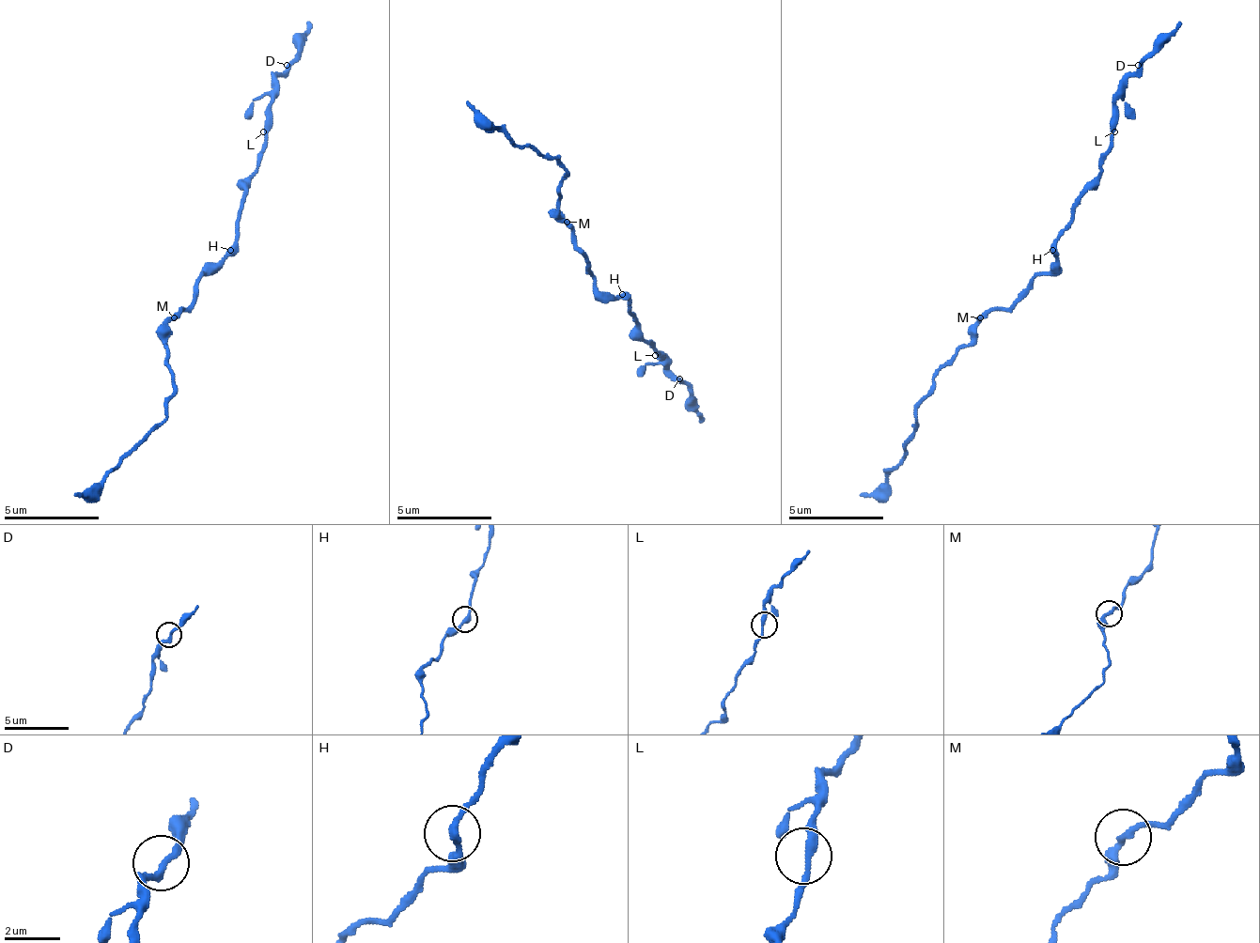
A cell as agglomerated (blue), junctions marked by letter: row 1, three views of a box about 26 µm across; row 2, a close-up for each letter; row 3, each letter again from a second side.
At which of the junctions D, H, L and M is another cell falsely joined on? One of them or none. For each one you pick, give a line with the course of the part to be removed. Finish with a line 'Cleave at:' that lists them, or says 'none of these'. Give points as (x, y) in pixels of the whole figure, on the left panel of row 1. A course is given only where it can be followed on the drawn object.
M: foreign part runs (173, 316), (168, 335), (173, 378), (163, 420), (73, 496)
Cleave at: M

